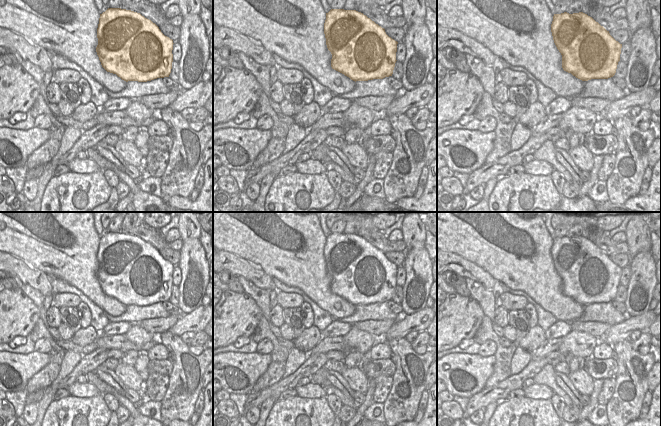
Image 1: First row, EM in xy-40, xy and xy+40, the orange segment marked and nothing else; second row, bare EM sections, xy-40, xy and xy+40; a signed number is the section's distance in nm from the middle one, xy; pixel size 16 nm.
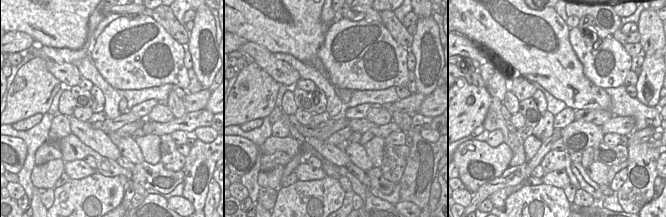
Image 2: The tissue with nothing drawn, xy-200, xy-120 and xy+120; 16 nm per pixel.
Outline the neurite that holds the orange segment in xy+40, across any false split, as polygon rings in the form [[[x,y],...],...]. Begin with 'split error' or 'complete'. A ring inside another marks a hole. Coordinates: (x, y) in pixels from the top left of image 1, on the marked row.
complete; [[[583,12],[554,14],[554,43],[562,55],[562,68],[582,81],[615,75],[622,44]]]

